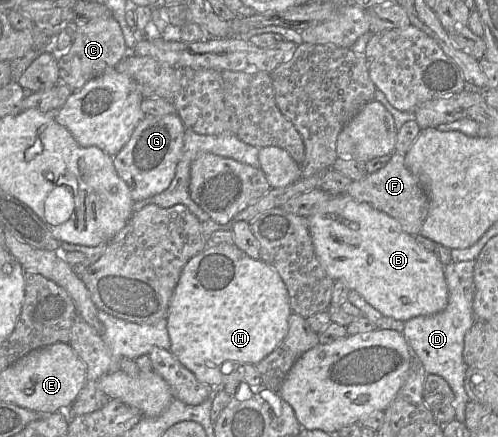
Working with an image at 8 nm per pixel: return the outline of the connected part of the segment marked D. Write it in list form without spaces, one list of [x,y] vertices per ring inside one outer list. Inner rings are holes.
[[[475,260],[450,262],[444,266],[444,276],[448,287],[448,303],[444,310],[427,316],[417,316],[404,322],[403,336],[413,353],[420,359],[425,372],[442,377],[450,386],[453,394],[455,419],[465,421],[465,408],[470,401],[464,388],[467,365],[463,360],[464,337],[475,321],[473,280]]]

